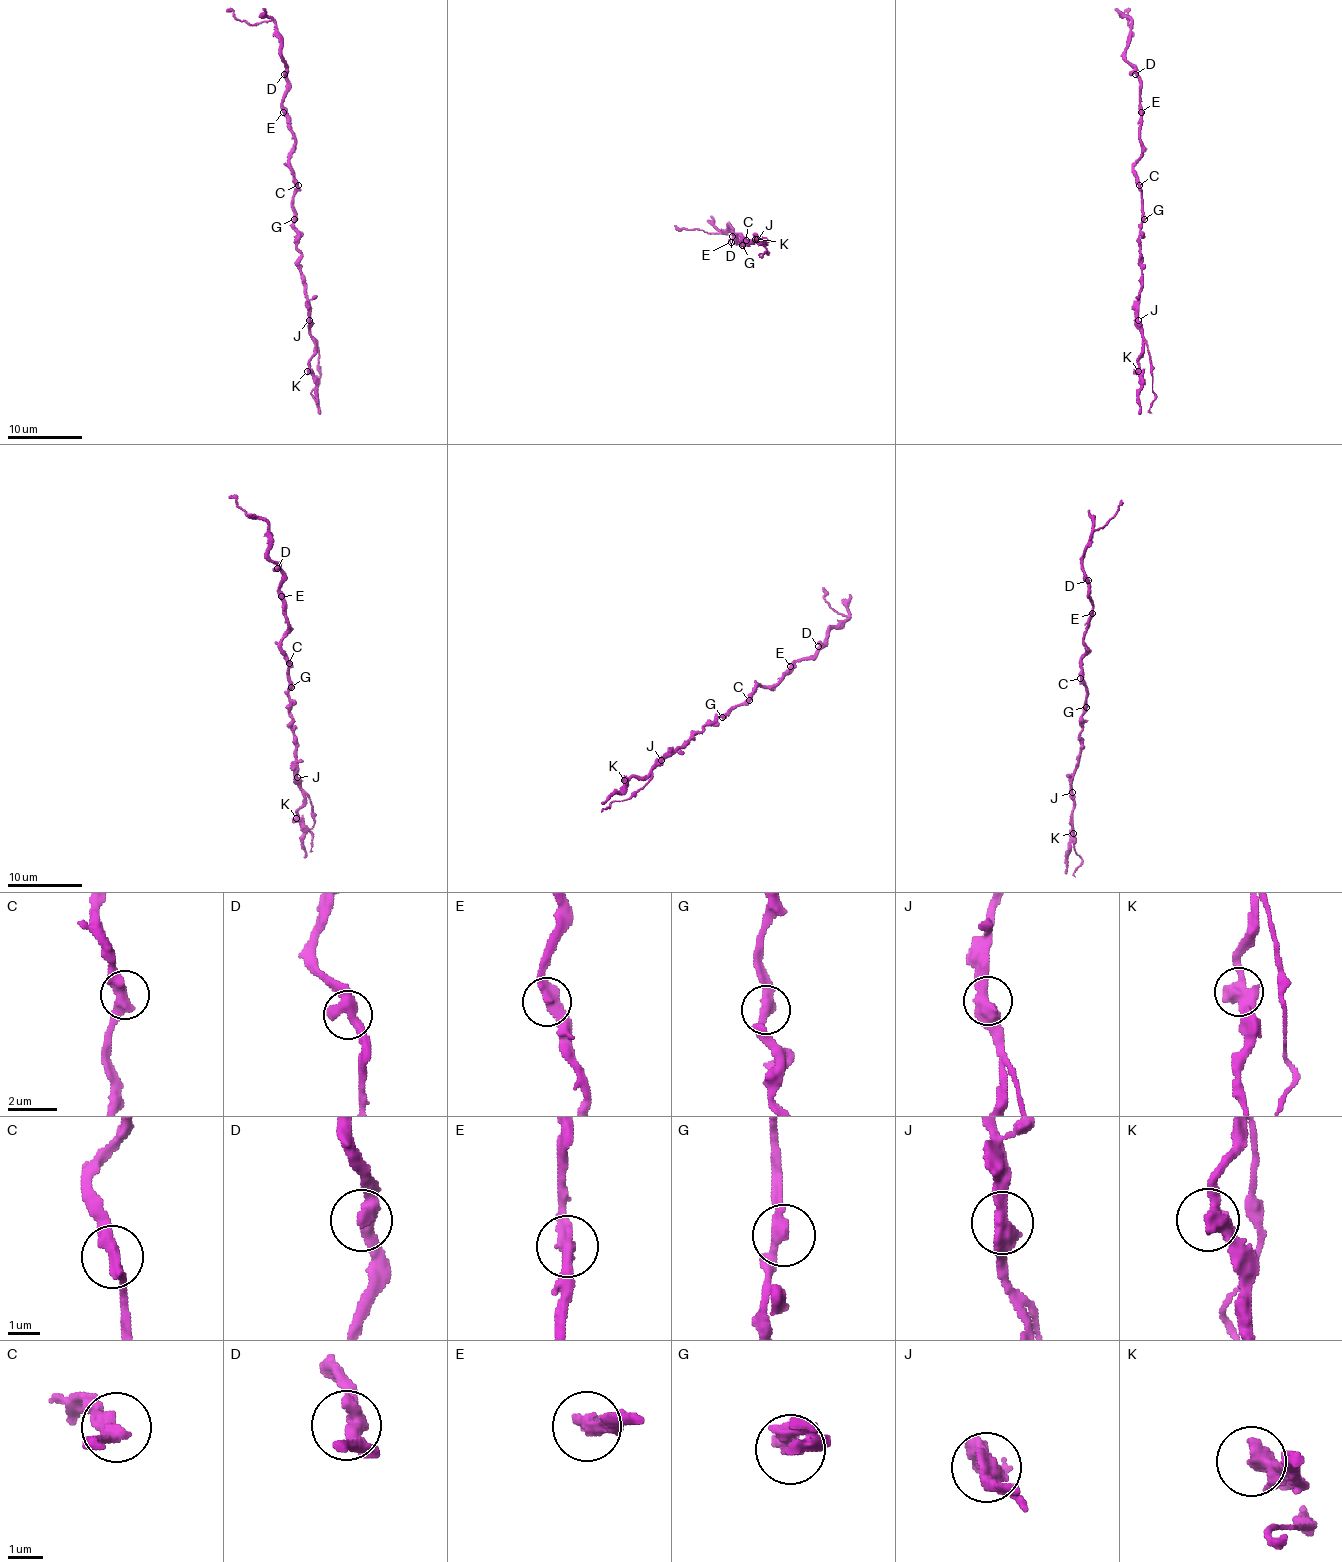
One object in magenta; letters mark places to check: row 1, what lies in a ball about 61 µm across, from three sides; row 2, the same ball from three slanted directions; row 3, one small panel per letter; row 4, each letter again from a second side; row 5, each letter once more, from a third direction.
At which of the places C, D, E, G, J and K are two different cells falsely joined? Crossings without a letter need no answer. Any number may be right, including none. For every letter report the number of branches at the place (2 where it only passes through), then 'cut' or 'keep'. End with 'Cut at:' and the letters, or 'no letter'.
C: 2 branches meet; keep
D: 2 branches meet; keep
E: 2 branches meet; keep
G: 2 branches meet; keep
J: 2 branches meet; cut
K: 2 branches meet; keep
Cut at: J

